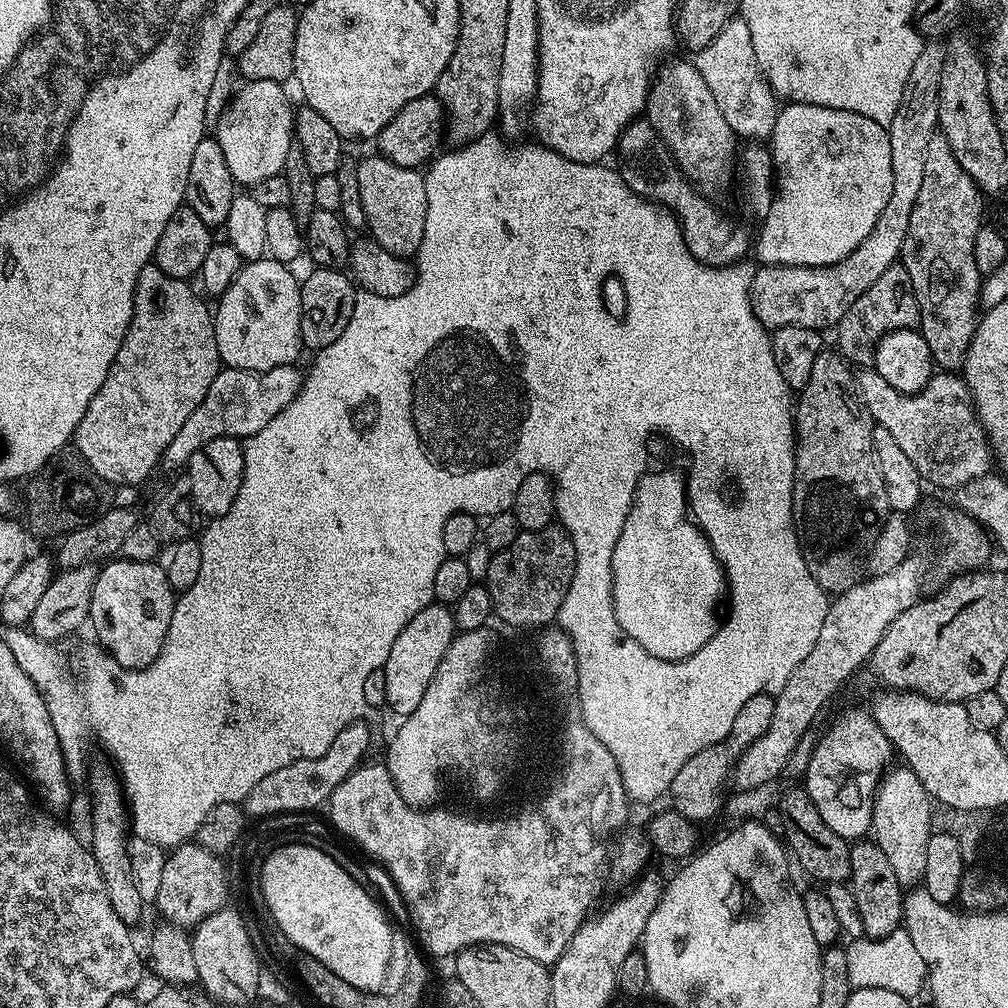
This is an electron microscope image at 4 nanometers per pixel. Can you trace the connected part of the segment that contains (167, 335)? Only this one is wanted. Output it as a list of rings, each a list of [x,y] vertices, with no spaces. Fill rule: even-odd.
[[[155,263],[148,264],[142,270],[142,274],[138,274],[138,286],[134,290],[134,314],[128,327],[128,333],[118,350],[116,361],[112,363],[112,369],[106,378],[106,382],[102,382],[98,394],[94,394],[86,414],[82,414],[82,422],[78,422],[74,437],[75,451],[82,454],[82,458],[92,467],[94,474],[102,477],[107,484],[113,486],[119,486],[119,484],[140,484],[155,470],[156,464],[158,468],[158,465],[163,461],[165,450],[170,446],[170,442],[174,441],[175,434],[185,425],[186,418],[190,417],[194,410],[198,409],[198,404],[202,402],[202,398],[206,398],[206,390],[210,390],[210,382],[214,382],[214,378],[220,373],[222,365],[220,355],[218,354],[216,321],[213,309],[211,307],[207,308],[204,305],[205,297],[199,291],[196,293],[190,285],[191,283],[188,280],[170,278],[170,274],[166,274],[162,269],[156,267]]]

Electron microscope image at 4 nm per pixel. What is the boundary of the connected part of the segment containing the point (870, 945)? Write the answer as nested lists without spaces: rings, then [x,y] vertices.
[[[897,930],[886,938],[869,940],[856,938],[851,941],[852,945],[844,948],[847,959],[847,973],[853,989],[877,988],[878,990],[894,990],[894,994],[902,994],[909,998],[926,988],[928,979],[928,967],[922,962],[922,954],[914,947],[914,941],[910,934],[903,930]]]

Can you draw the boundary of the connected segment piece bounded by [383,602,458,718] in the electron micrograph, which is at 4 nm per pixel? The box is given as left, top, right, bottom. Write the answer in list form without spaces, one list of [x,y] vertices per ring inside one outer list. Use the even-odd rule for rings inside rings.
[[[433,602],[418,610],[410,622],[406,622],[406,630],[394,638],[394,647],[390,649],[390,658],[384,663],[386,678],[386,708],[392,711],[396,718],[414,714],[426,695],[426,686],[430,686],[430,678],[438,670],[438,662],[446,654],[450,642],[458,634],[458,629],[452,609],[447,604]]]

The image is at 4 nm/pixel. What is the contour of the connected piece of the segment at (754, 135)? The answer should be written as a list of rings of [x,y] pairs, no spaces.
[[[743,18],[731,20],[726,27],[720,31],[718,38],[710,42],[698,53],[695,53],[694,63],[698,74],[706,81],[706,87],[709,88],[710,94],[714,94],[714,102],[718,102],[718,110],[722,110],[722,118],[726,118],[730,130],[736,133],[737,137],[743,138],[748,142],[764,142],[771,137],[776,121],[778,111],[778,97],[768,85],[768,79],[760,69],[758,58],[754,54],[754,42],[750,42],[750,26],[746,26]]]

